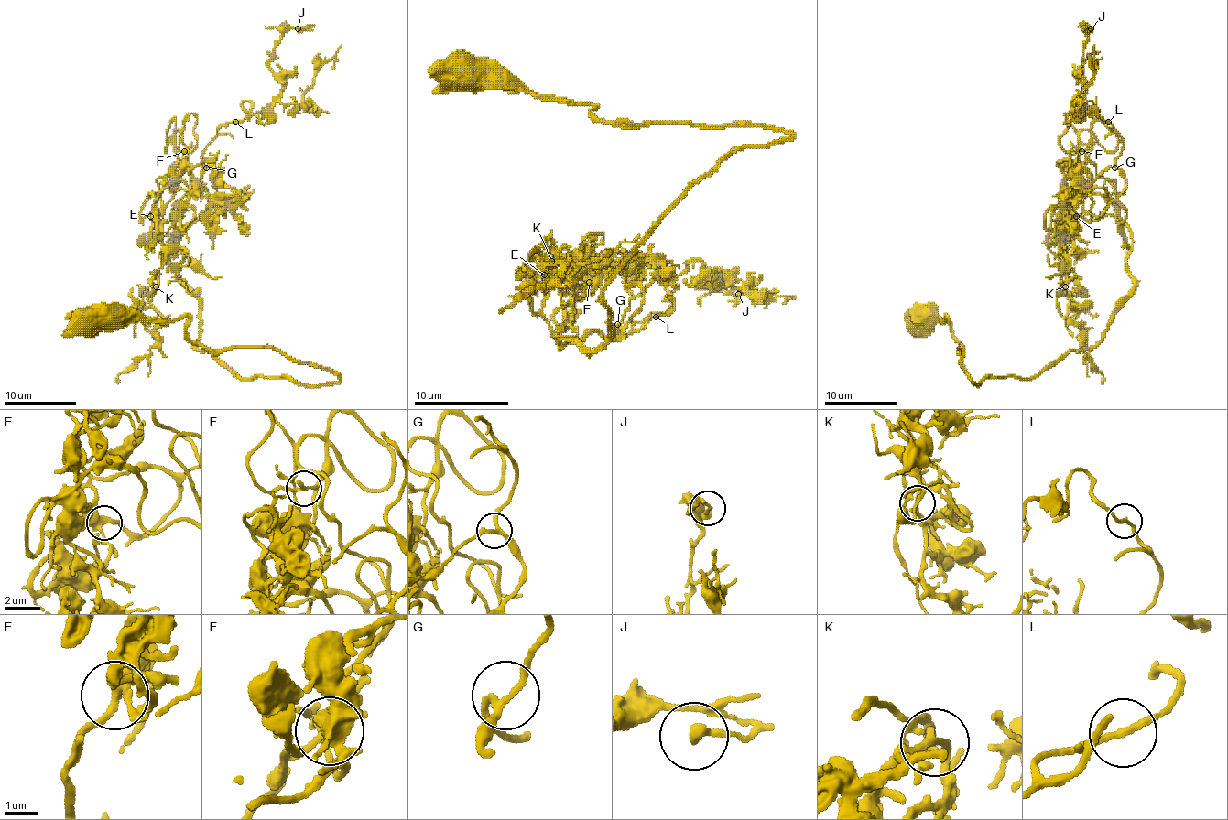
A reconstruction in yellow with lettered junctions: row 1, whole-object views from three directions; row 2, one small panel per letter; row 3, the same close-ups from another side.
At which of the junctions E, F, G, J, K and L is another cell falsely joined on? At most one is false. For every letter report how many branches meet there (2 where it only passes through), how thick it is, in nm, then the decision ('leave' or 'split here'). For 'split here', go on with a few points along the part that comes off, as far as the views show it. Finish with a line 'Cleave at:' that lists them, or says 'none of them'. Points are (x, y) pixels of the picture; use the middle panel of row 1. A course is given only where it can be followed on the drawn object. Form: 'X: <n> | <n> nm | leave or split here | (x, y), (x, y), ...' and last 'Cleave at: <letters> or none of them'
E: 3 | 320 nm | leave
F: 4 | 180 nm | leave
G: 3 | 190 nm | leave
J: 1 | 320 nm | leave
K: 2 | 200 nm | leave
L: 2 | 180 nm | leave
Cleave at: none of them

